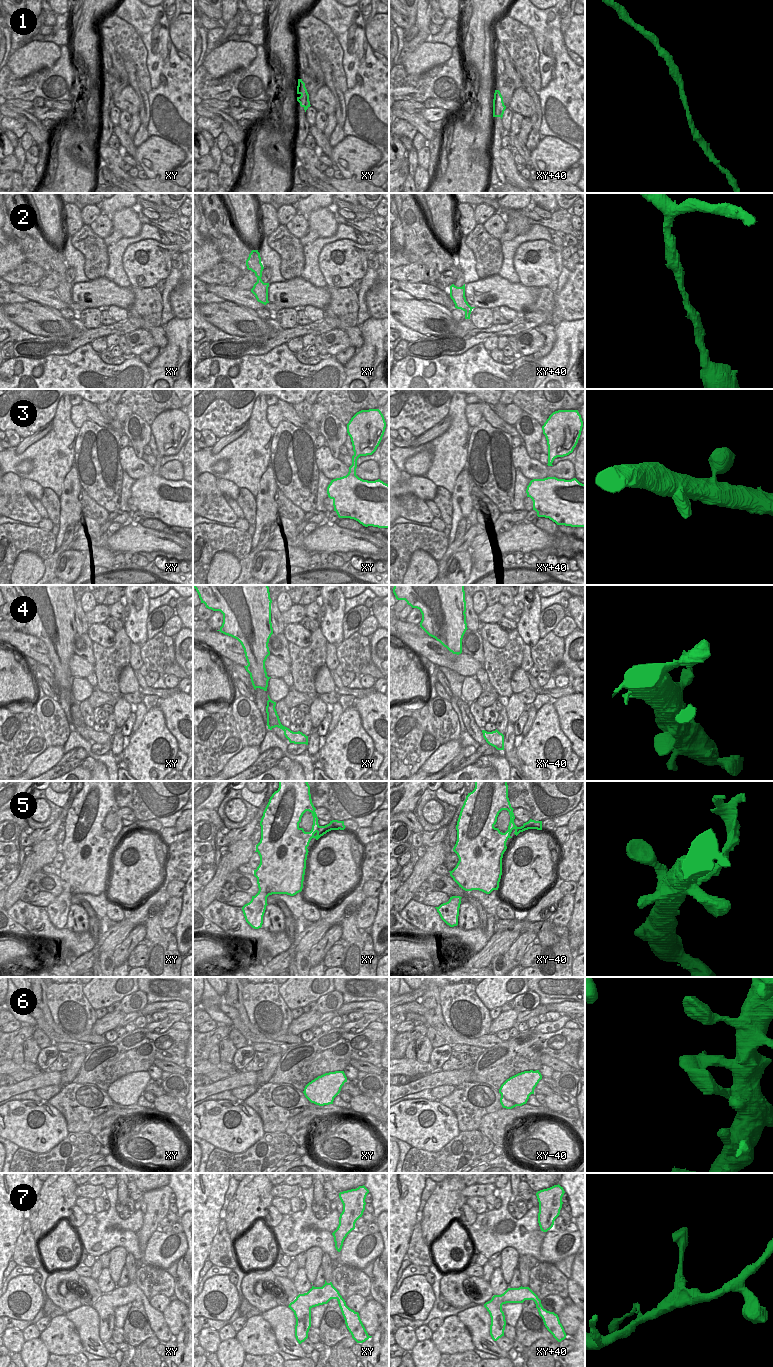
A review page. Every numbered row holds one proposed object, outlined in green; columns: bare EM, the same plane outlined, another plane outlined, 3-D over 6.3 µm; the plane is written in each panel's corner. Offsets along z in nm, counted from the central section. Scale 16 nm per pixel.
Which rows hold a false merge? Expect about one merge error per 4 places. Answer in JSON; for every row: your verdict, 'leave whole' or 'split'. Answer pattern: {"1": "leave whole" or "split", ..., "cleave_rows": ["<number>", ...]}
{"1": "leave whole", "2": "leave whole", "3": "leave whole", "4": "leave whole", "5": "split", "6": "leave whole", "7": "leave whole", "cleave_rows": ["5"]}

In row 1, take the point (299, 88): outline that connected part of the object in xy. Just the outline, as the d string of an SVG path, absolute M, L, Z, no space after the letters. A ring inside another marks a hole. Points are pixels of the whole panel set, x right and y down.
M298 79L297 94L300 94L300 97L297 97L297 101L300 103L300 106L306 110L311 106L309 101L309 94L305 87L305 83L302 79Z

